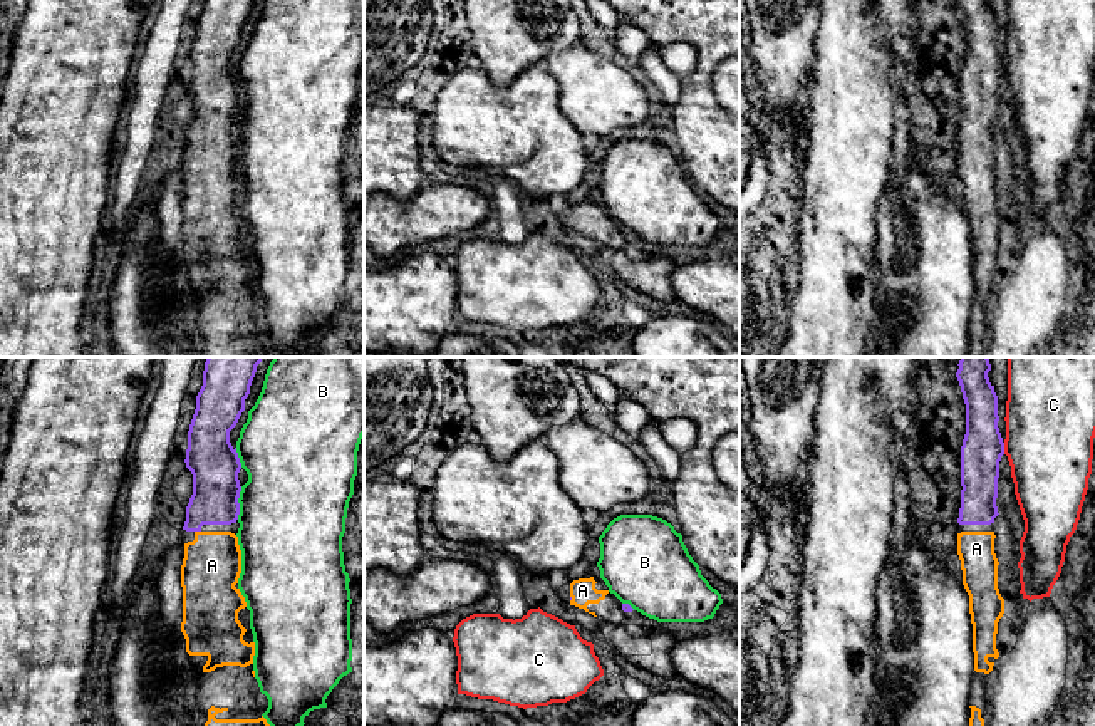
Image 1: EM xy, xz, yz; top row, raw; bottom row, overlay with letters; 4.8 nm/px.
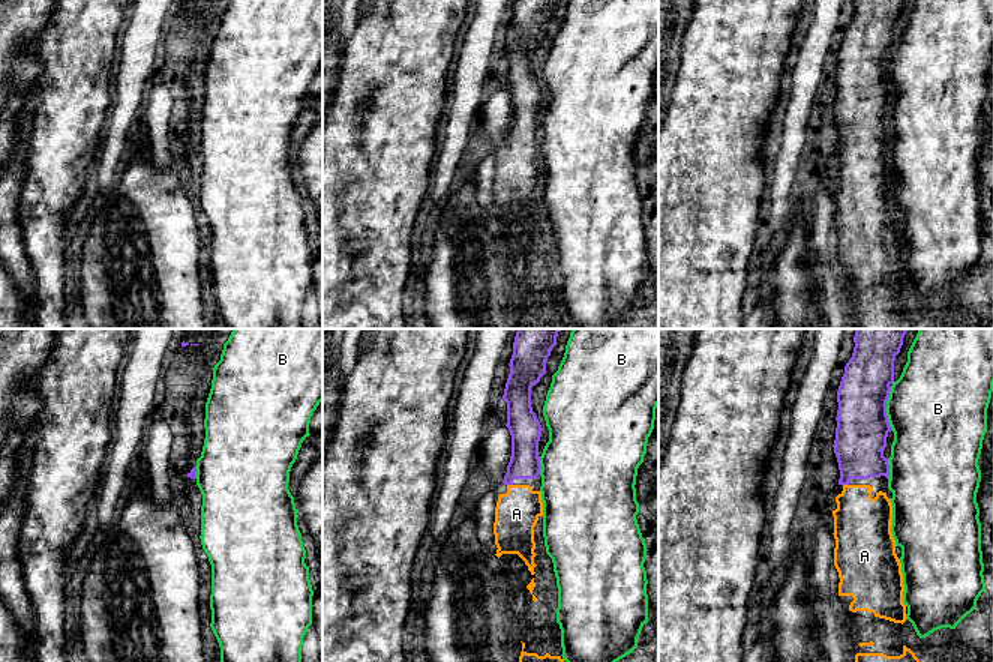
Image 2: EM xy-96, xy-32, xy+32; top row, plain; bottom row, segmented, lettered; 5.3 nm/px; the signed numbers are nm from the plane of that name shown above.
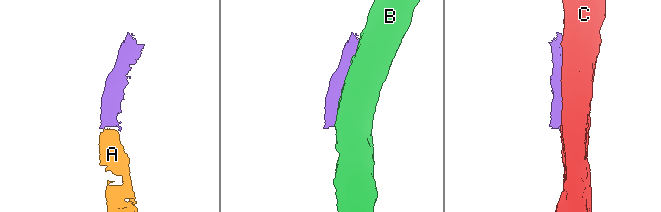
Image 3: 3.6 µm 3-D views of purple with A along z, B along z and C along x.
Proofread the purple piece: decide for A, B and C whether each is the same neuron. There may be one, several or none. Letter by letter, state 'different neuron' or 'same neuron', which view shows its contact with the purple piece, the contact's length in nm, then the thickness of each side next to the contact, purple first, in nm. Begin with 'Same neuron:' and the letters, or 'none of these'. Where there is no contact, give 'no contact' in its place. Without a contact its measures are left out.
Same neuron: A
A: same neuron; meets purple in xy; contact 30 nm long; 220 nm thick on the purple side, 280 nm on the other
B: different neuron; meets purple in xy; contact 160 nm long; 240 nm thick on the purple side, 500 nm on the other
C: different neuron; meets purple in yz; contact 60 nm long; 200 nm thick on the purple side, 440 nm on the other

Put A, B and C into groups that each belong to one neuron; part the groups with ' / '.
A / B / C

